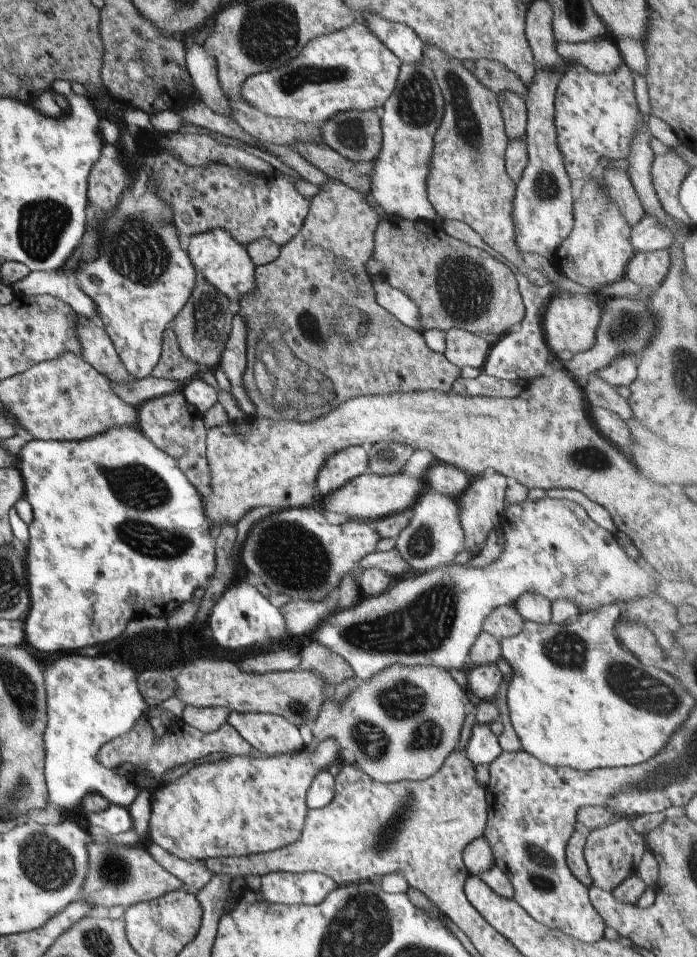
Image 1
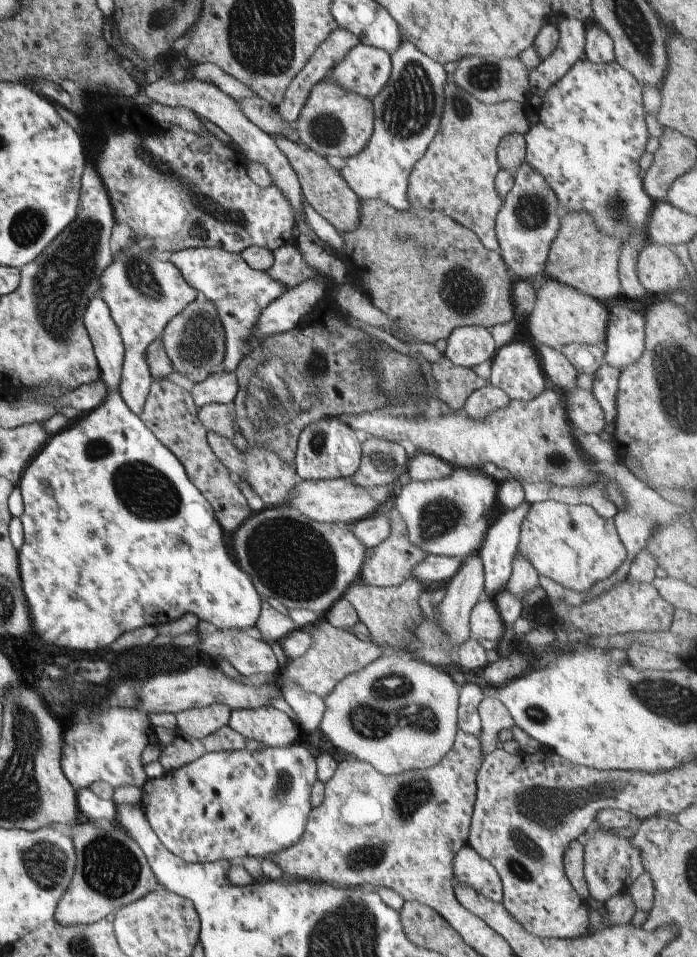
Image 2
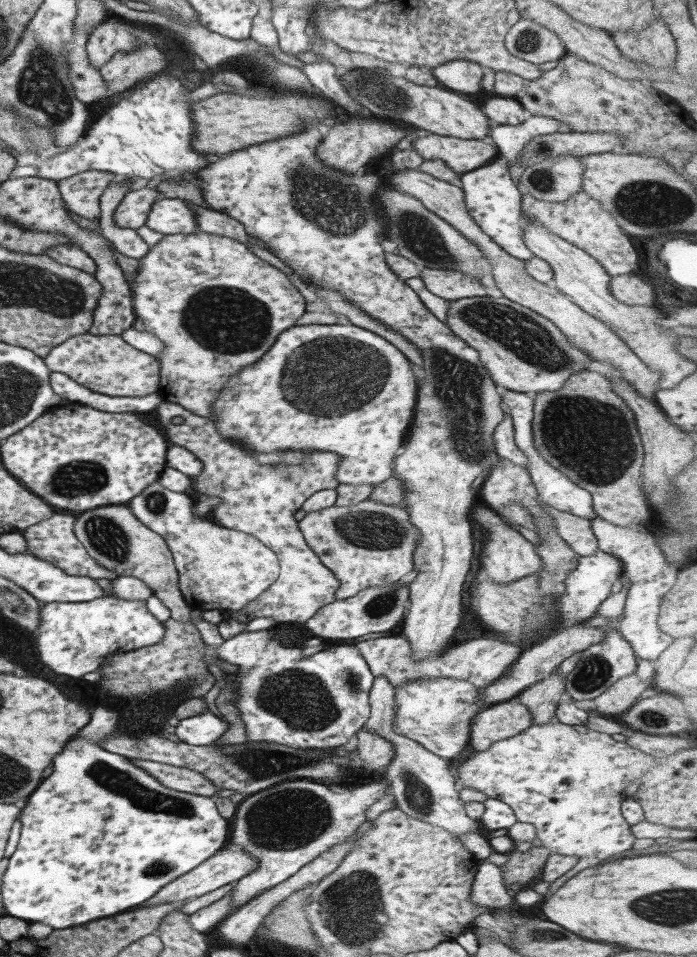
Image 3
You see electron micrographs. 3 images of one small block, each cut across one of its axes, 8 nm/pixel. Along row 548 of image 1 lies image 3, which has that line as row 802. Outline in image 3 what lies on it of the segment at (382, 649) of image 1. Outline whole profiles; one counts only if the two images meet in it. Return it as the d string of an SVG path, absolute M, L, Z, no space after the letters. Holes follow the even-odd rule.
M554 719L544 724L532 724L511 738L494 742L487 750L475 752L461 762L454 775L459 778L461 786L482 792L487 799L507 804L517 822L533 826L536 843L553 850L553 853L579 857L576 865L549 884L542 898L544 902L562 885L561 882L569 880L579 870L593 867L600 860L631 849L635 838L620 811L620 804L627 798L623 789L630 782L642 780L655 764L654 759L631 748L625 741L613 740L607 733L595 732L584 724L569 726Z

